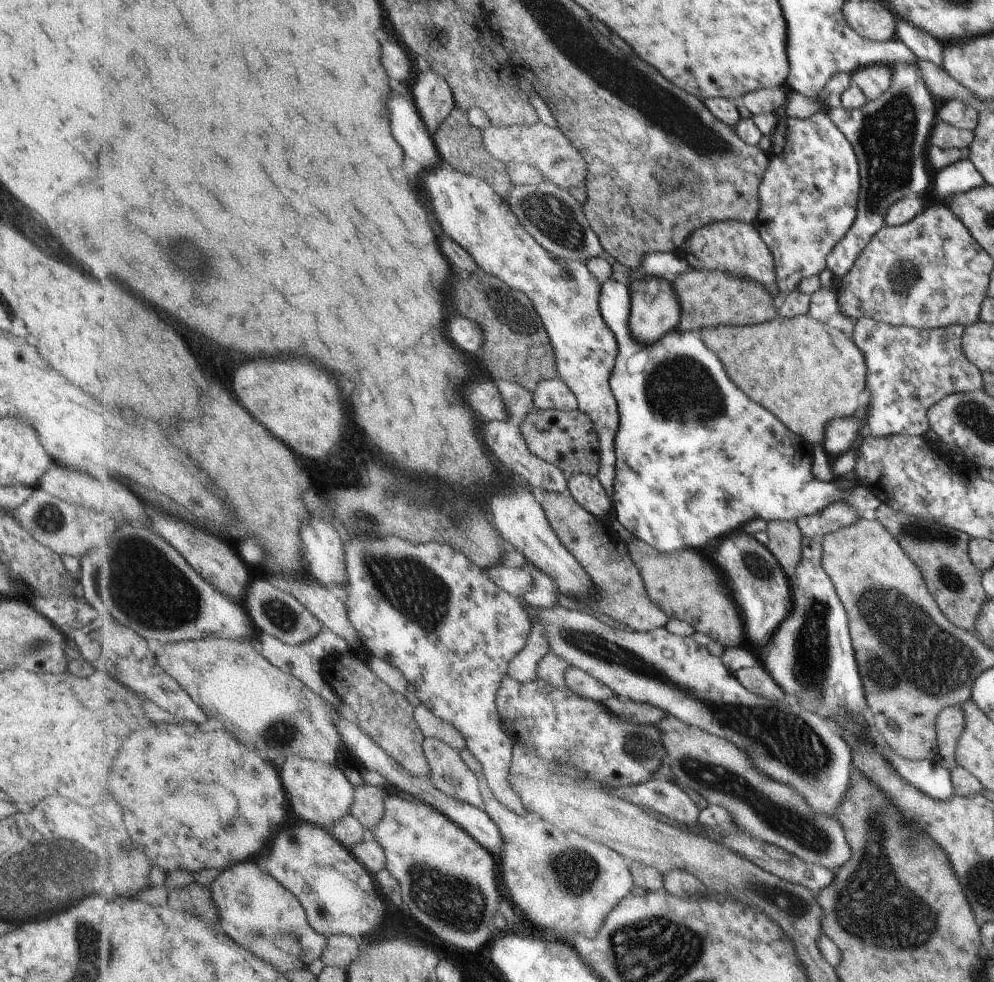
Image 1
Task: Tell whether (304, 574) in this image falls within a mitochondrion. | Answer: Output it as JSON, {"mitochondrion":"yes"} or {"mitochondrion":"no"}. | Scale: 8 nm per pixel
{"mitochondrion":"no"}

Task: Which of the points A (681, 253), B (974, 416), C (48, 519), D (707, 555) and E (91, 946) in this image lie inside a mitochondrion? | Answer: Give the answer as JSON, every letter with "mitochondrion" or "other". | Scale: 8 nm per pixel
{"A":"other","B":"mitochondrion","C":"mitochondrion","D":"other","E":"mitochondrion"}

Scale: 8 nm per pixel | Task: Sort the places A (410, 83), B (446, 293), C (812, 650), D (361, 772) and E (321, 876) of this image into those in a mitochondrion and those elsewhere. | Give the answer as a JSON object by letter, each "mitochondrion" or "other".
{"A":"other","B":"other","C":"mitochondrion","D":"other","E":"other"}

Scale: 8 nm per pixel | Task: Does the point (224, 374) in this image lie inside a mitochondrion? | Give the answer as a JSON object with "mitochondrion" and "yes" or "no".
{"mitochondrion":"no"}

